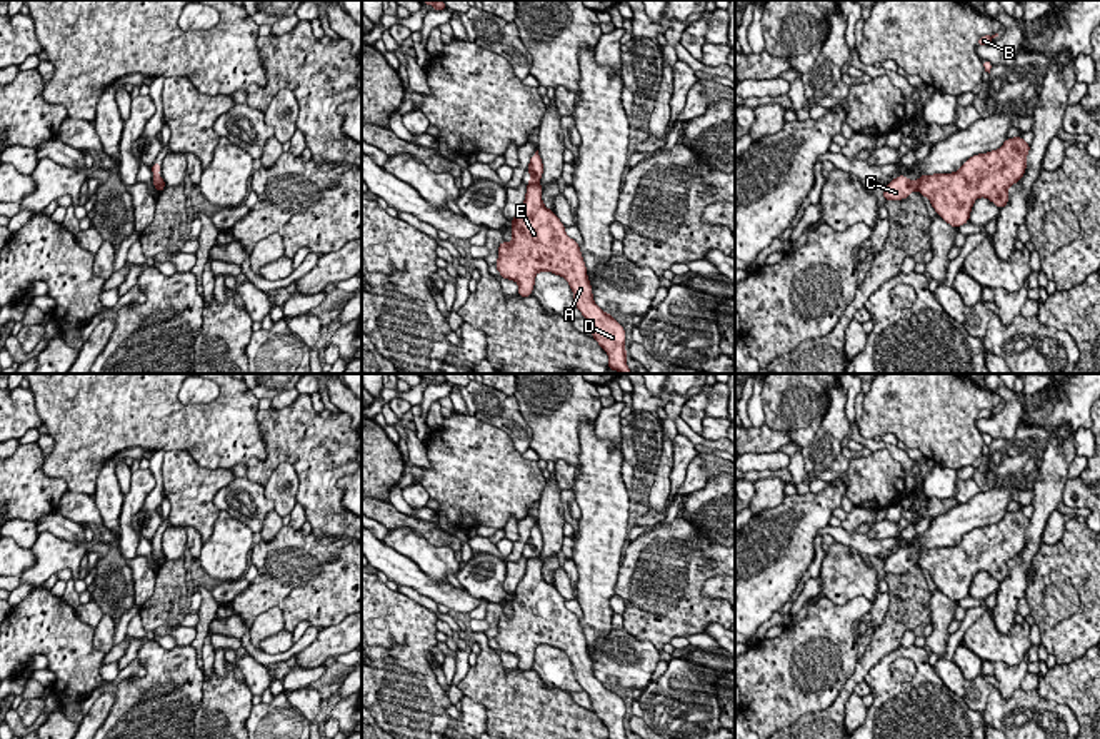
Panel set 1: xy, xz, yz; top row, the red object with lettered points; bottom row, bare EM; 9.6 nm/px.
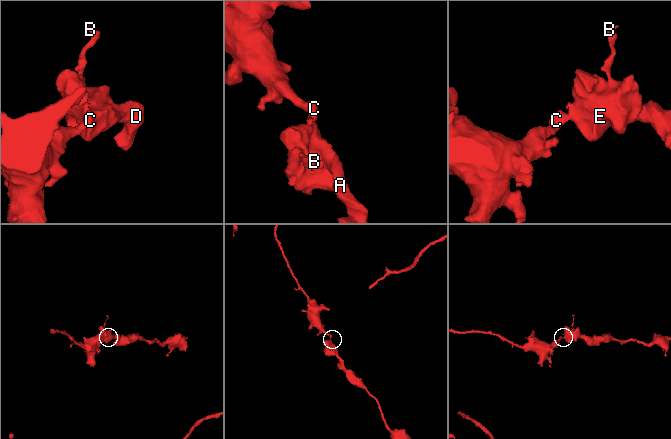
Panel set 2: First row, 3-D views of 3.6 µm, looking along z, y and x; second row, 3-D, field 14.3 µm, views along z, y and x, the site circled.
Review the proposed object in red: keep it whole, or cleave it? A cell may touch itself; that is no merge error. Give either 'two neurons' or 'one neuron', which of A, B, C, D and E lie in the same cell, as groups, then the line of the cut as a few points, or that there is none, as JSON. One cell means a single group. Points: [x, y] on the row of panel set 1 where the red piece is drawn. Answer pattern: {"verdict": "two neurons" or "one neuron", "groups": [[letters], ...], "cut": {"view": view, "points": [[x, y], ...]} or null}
{"verdict": "two neurons", "groups": [["A", "B", "D", "E"], ["C"]], "cut": {"view": "xz", "points": [[539, 182], [529, 186]]}}

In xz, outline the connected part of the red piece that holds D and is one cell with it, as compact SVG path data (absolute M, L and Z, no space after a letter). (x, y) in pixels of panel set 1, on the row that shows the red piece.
M542 185L527 187L525 200L512 219L512 242L502 240L495 262L500 279L515 280L518 295L530 297L538 272L563 277L577 309L590 322L592 337L608 355L608 369L632 374L627 367L625 329L593 300L580 245L565 234L565 225L542 200Z

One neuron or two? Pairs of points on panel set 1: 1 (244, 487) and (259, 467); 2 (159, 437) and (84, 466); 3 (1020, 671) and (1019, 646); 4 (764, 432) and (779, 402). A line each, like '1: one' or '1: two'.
1: two
2: one
3: two
4: two

